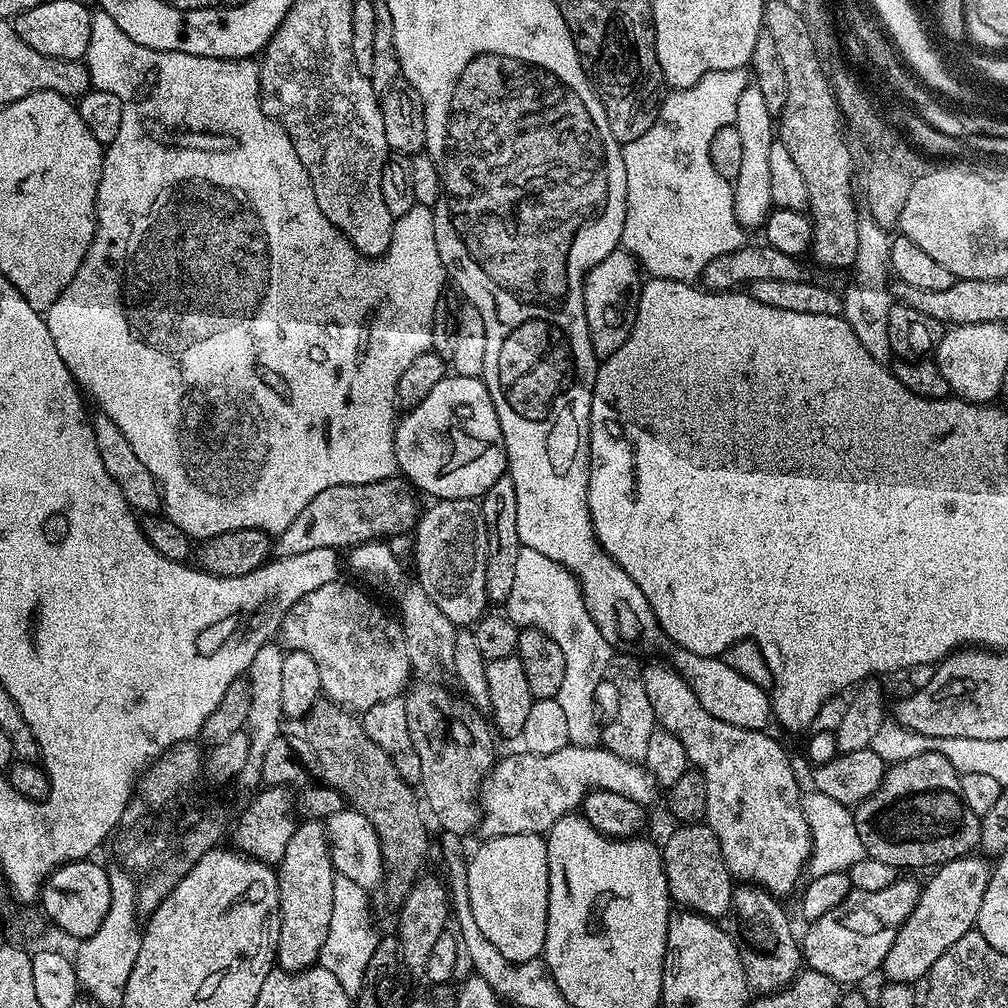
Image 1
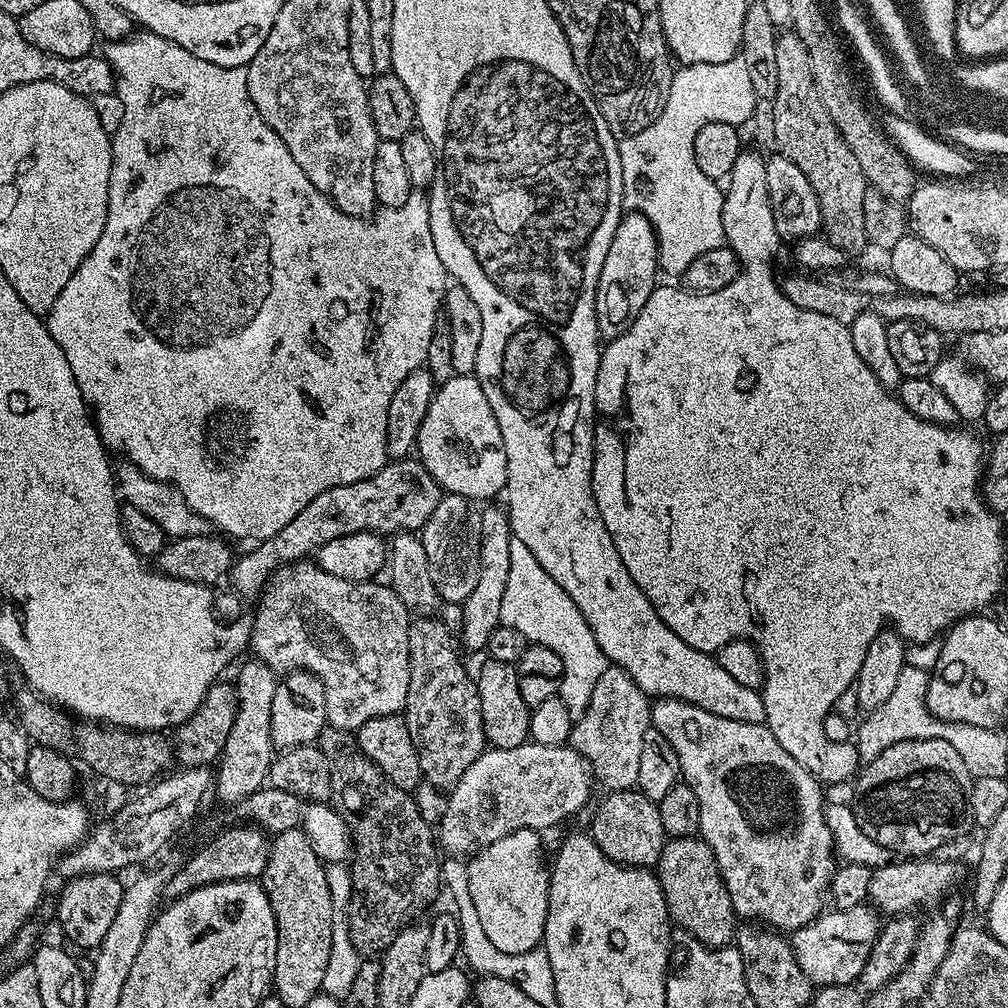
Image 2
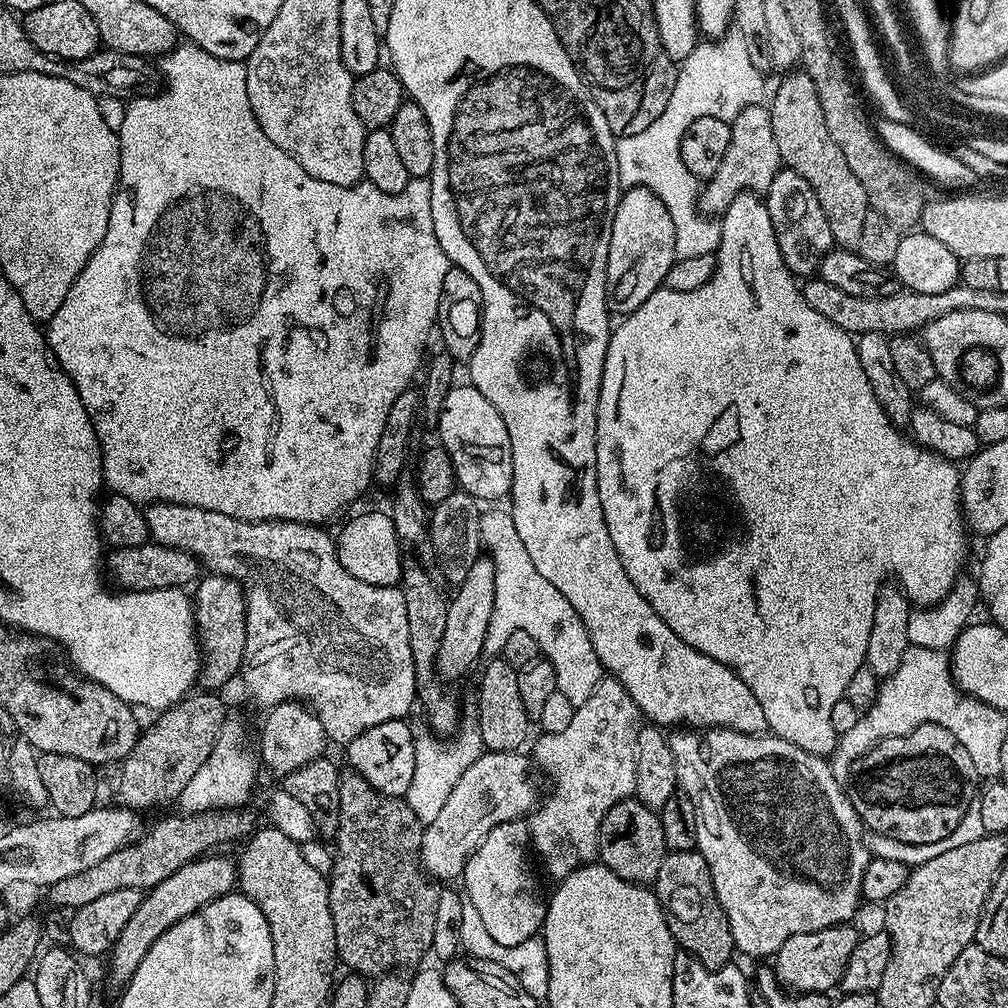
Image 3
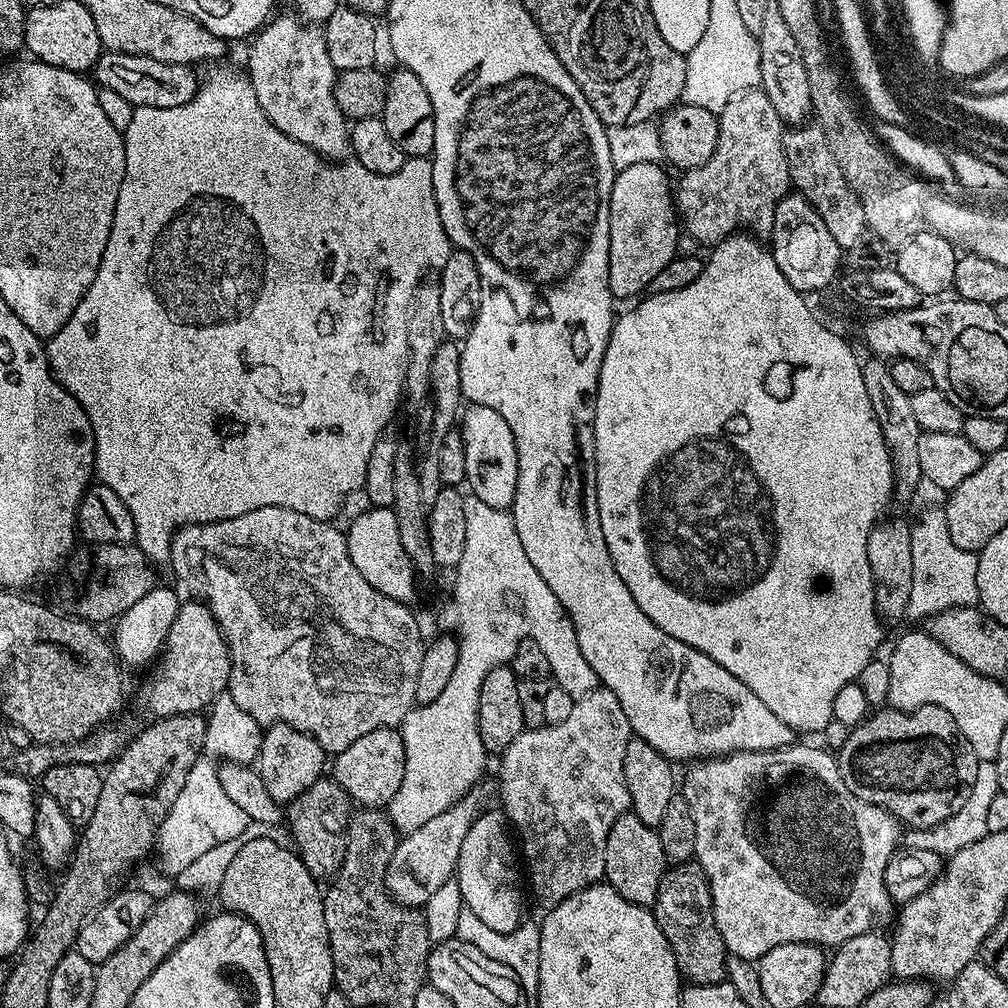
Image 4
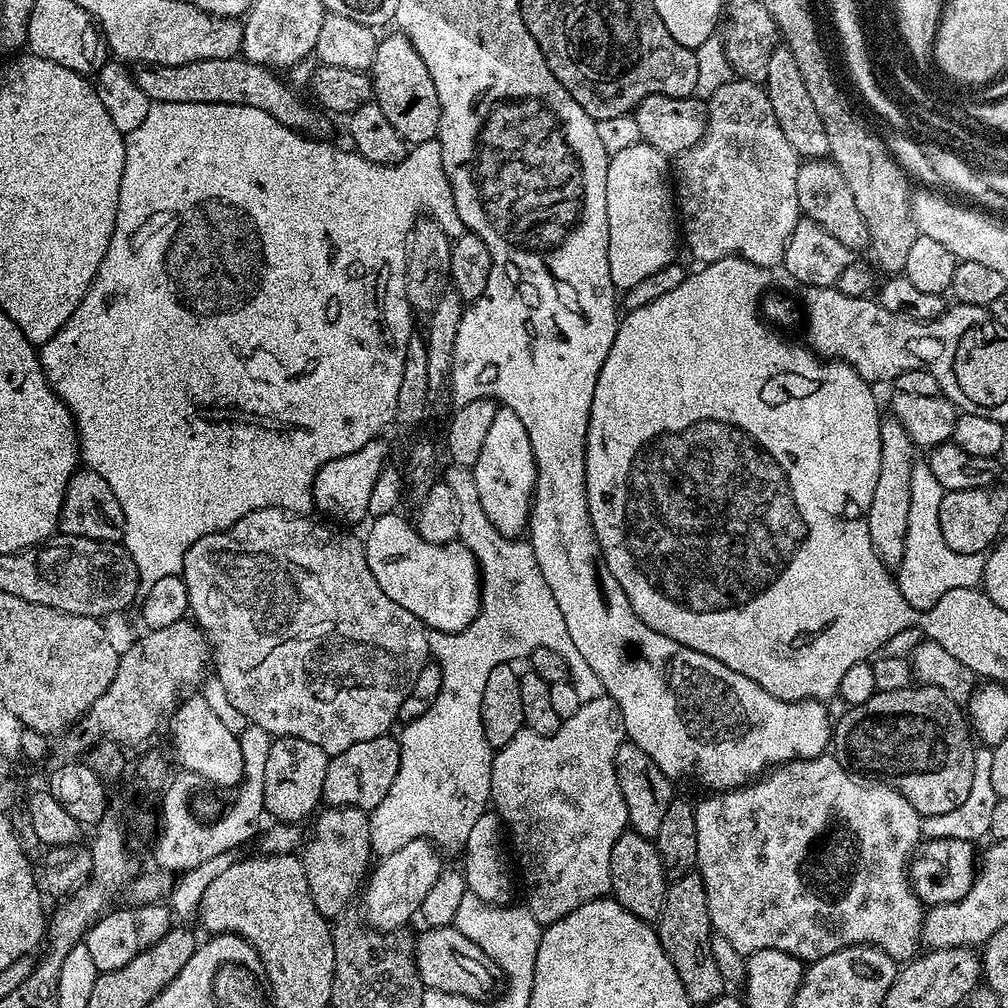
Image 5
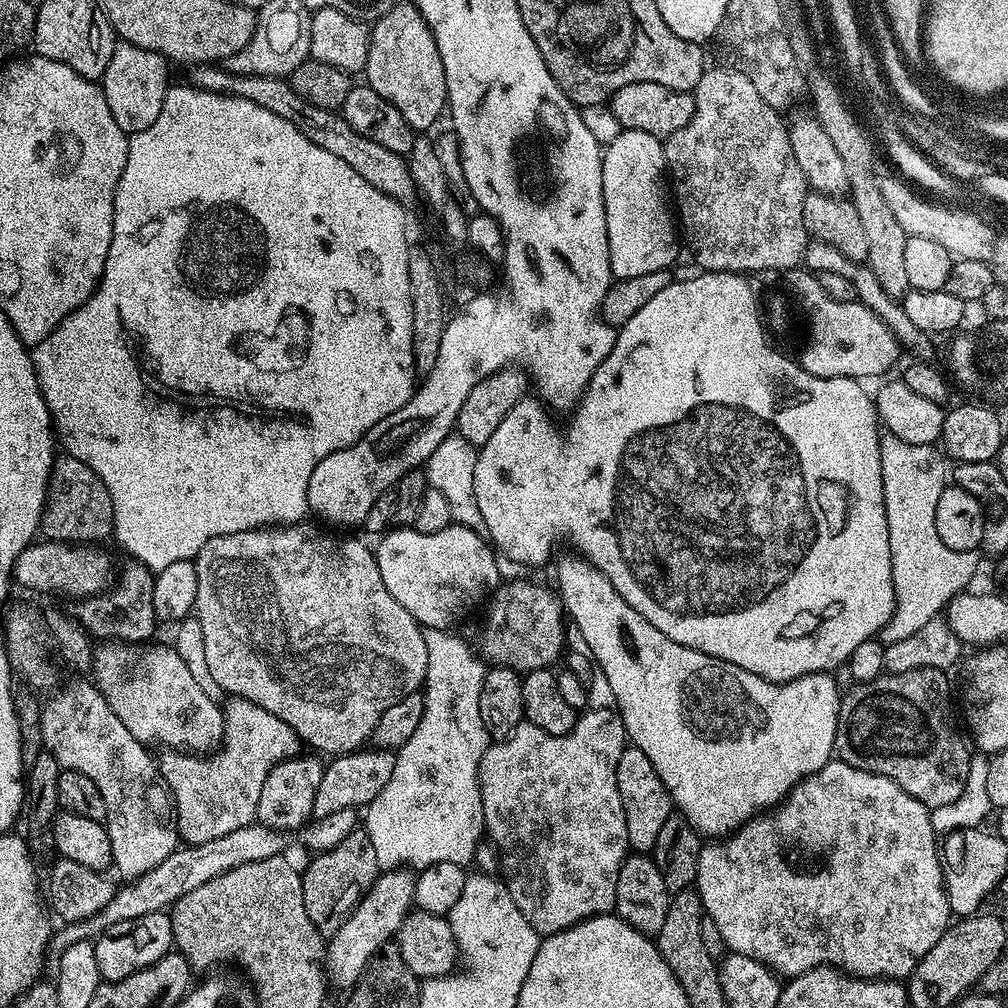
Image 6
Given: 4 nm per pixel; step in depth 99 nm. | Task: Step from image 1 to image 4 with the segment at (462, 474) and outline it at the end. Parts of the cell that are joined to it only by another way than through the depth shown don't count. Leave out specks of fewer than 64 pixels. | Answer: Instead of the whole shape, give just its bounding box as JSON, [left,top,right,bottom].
[458,404,516,509]

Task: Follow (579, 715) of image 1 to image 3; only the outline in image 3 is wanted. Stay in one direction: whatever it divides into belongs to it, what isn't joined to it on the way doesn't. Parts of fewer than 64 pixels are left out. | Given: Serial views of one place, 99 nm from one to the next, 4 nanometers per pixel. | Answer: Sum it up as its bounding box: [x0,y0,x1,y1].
[480,506,602,705]

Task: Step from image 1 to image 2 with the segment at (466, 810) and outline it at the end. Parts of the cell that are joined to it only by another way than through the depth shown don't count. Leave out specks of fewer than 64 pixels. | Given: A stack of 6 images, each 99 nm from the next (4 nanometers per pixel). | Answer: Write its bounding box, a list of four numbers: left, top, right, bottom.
[402,614,486,790]

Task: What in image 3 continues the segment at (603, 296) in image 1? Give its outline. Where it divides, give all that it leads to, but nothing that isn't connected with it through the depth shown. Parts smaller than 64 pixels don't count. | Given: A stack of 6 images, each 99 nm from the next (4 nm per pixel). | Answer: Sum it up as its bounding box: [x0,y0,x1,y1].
[606,188,676,317]

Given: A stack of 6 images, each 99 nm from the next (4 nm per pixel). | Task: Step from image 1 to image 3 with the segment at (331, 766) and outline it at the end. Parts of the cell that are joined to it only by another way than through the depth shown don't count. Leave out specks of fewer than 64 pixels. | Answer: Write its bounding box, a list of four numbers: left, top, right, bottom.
[327,770,441,978]

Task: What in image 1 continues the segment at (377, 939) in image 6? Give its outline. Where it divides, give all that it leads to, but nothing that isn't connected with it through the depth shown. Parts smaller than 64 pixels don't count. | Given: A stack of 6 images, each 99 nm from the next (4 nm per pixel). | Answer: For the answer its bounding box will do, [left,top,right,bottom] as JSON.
[479,746,658,838]

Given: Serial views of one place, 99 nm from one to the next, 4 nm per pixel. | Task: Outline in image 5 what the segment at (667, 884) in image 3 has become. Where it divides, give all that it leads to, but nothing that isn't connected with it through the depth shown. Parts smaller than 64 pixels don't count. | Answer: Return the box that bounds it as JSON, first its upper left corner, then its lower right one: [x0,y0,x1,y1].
[654,871,726,1006]

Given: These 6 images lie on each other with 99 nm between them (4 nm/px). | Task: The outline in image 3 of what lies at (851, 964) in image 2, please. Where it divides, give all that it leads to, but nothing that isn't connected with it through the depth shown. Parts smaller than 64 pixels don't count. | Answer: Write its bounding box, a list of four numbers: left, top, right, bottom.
[774,924,858,993]

